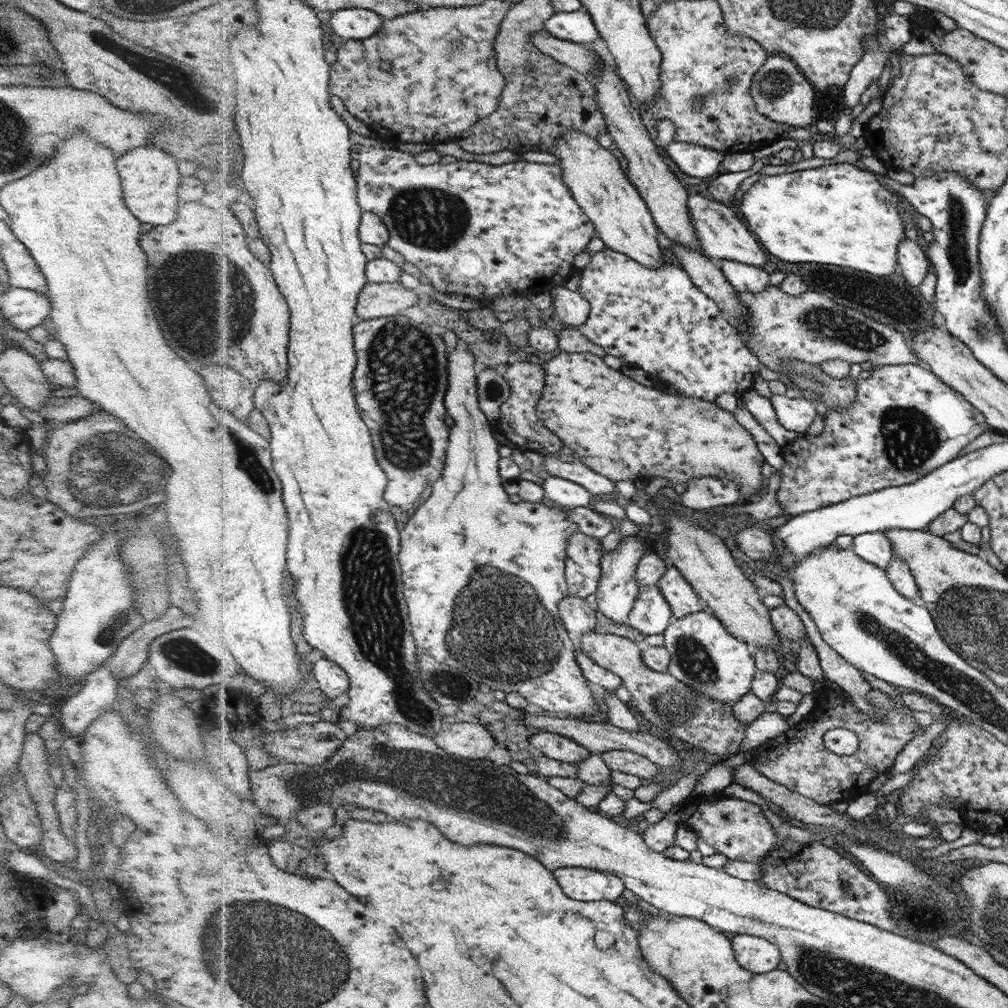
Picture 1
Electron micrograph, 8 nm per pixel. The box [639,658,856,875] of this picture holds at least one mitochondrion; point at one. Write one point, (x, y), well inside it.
(673, 707)

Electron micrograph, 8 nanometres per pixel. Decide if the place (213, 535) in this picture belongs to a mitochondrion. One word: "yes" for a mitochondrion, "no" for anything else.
no

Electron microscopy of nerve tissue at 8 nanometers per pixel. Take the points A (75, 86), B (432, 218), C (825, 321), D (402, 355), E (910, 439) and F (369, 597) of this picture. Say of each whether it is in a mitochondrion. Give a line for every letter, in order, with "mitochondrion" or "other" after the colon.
A: other
B: mitochondrion
C: mitochondrion
D: mitochondrion
E: mitochondrion
F: mitochondrion

